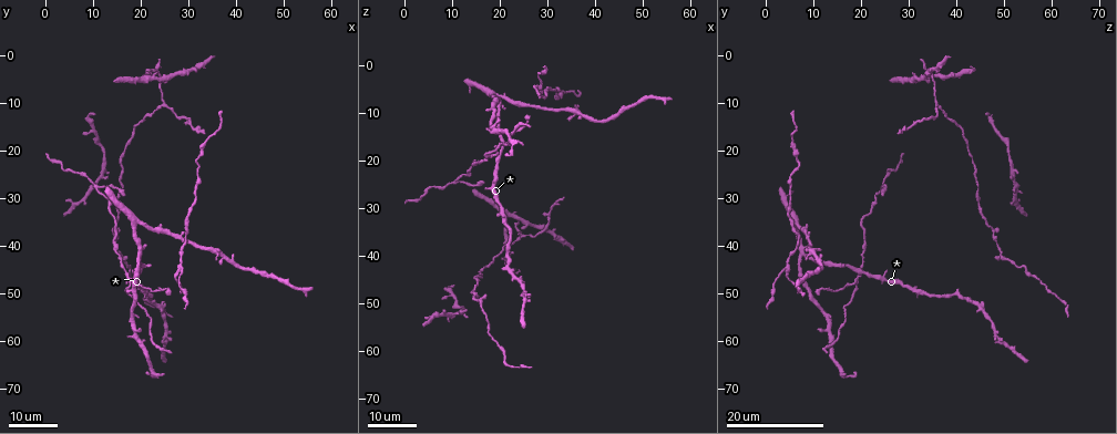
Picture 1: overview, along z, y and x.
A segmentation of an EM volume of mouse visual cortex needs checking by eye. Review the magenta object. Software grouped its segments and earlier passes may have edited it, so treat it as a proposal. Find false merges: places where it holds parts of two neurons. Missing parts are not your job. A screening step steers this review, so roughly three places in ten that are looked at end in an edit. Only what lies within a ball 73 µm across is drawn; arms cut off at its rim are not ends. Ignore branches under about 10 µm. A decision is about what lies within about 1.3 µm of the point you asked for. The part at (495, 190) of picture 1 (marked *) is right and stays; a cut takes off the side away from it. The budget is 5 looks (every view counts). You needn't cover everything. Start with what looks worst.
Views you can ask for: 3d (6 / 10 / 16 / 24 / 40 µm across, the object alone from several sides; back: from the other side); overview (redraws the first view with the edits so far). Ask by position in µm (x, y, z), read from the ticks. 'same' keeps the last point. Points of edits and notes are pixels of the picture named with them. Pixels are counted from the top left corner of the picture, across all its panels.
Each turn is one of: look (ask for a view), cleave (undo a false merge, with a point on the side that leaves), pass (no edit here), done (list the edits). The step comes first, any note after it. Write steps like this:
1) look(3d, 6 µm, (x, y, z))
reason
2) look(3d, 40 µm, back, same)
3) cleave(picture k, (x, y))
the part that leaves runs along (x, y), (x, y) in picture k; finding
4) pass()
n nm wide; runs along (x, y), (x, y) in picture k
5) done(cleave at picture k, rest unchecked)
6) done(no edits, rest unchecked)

look(3d, 24 µm, (17.5, 46.5, 19.5))
three arms meet

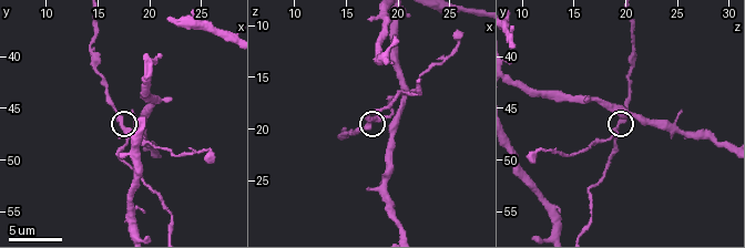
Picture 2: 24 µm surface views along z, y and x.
look(3d, 6 µm, (17.8, 47.2, 18.8))
zoom in

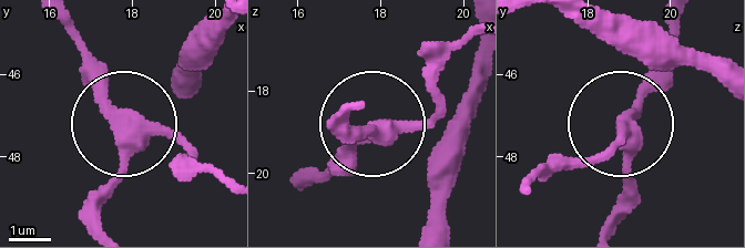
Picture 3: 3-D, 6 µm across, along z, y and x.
pass()
side arm 14 µm; runs along (102, 220), (126, 128), (165, 128), (194, 164) in picture 3; one neuron here

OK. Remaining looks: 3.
look(3d, 24 µm, (28.5, 45.0, 4.5))
looks like a crossing

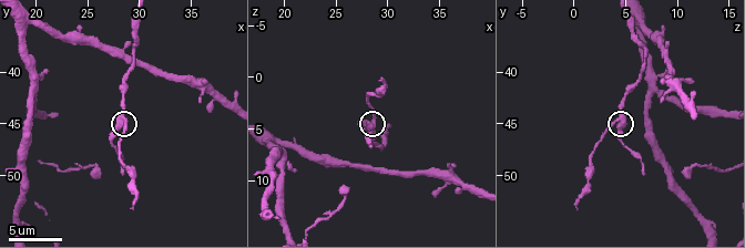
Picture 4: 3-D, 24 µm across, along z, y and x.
look(3d, 6 µm, (28.8, 44.8, 4.4))
closer look

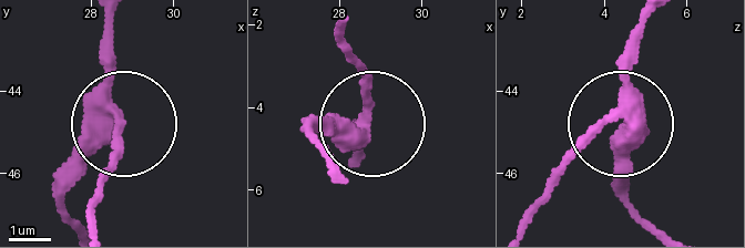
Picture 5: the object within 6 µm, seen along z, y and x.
pass()
4 arms; one neuron here

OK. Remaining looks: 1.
done(no edits, rest unchecked)

